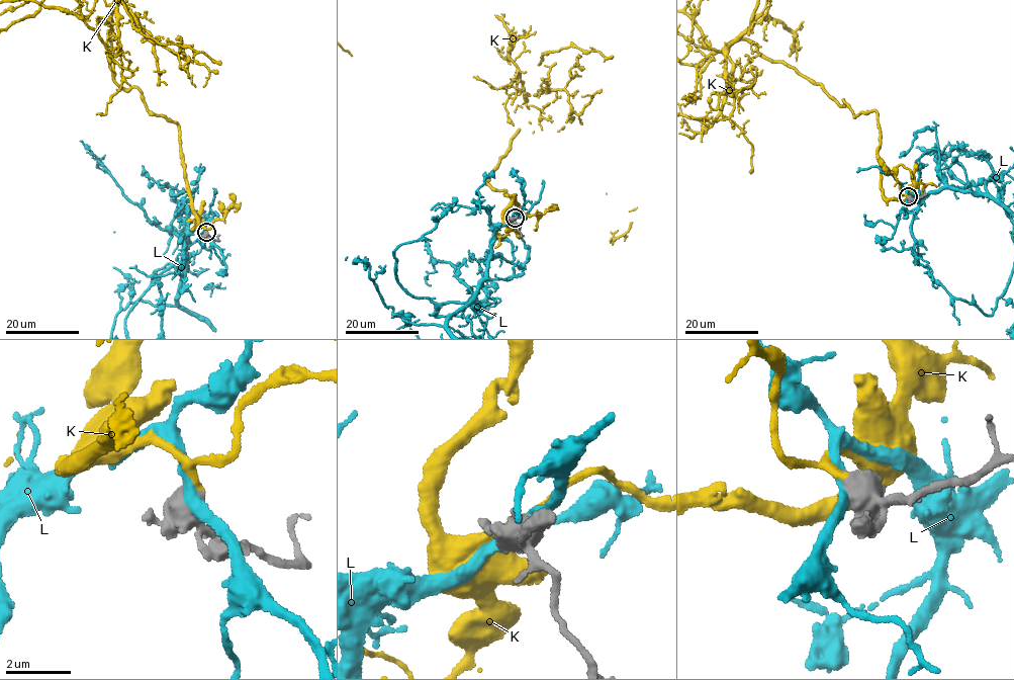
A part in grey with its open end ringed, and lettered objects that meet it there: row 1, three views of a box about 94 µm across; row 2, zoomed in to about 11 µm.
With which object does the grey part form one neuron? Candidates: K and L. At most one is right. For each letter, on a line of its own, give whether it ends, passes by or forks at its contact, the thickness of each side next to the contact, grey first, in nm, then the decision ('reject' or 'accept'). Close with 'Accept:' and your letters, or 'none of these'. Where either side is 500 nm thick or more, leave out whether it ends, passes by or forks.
K: calibres 700 and 220 nm; accept
L: calibres 500 and 280 nm; reject
Accept: K

